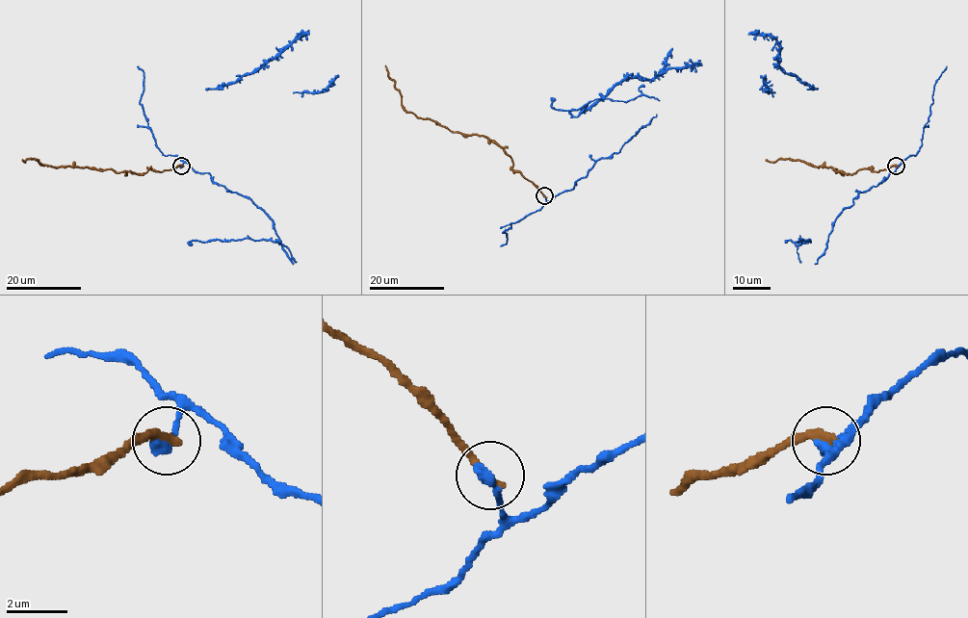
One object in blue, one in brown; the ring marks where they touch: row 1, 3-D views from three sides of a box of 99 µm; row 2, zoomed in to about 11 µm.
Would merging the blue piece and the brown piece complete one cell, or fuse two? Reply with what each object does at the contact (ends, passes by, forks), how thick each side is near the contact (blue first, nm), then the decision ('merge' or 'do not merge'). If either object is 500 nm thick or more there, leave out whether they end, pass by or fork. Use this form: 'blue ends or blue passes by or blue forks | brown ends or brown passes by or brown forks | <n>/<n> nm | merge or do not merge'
blue ends | brown ends | 400/320 nm | do not merge

